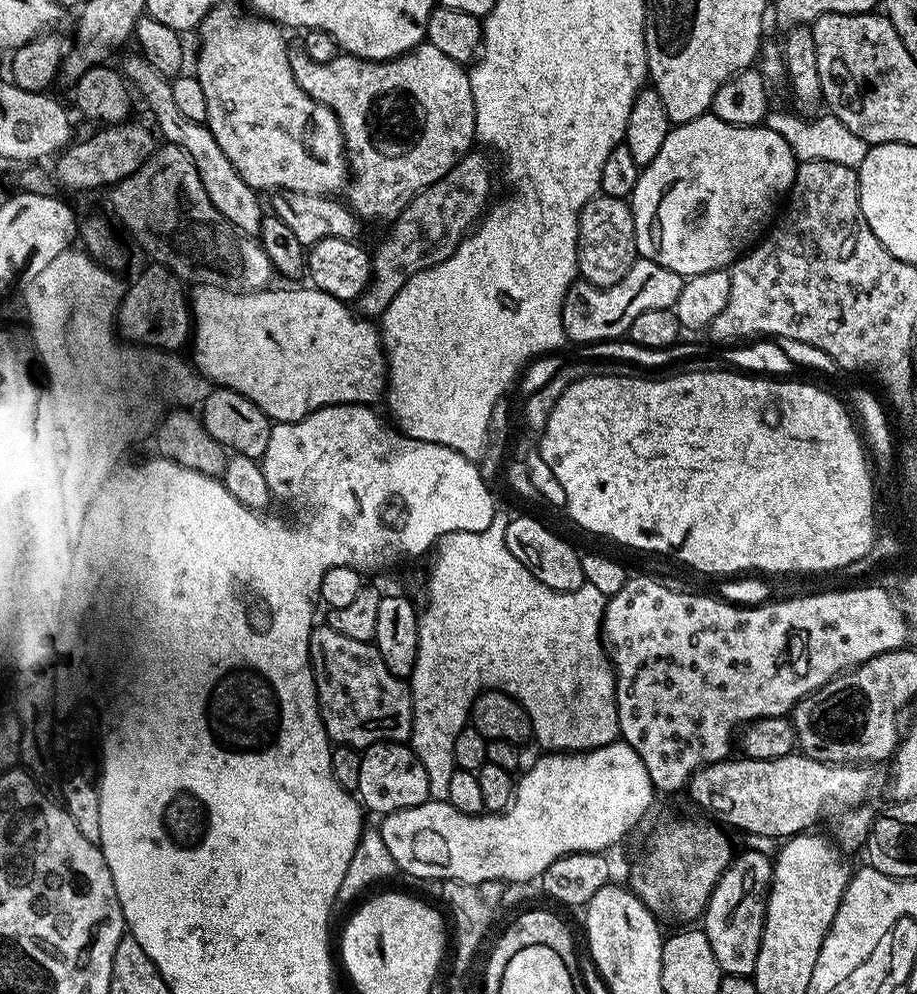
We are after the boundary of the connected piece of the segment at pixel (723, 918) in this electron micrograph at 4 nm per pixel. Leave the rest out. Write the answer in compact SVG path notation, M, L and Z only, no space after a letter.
M744 850L744 853L737 855L729 864L728 868L718 878L718 882L714 886L714 890L708 899L708 905L704 907L702 917L702 927L706 938L710 938L710 950L714 950L714 958L718 962L721 973L725 976L752 976L755 970L755 962L758 961L759 944L762 942L764 916L767 914L768 891L772 884L773 857L767 856L764 850Z

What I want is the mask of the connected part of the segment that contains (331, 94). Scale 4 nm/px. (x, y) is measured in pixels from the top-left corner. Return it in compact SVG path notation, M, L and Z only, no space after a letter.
M292 42L288 45L288 57L290 58L290 70L294 70L294 78L298 82L298 86L302 86L302 90L306 90L306 94L310 94L310 98L314 98L322 106L329 108L338 118L340 129L344 135L346 164L350 169L350 179L346 184L346 193L348 192L346 203L357 216L365 221L395 221L396 217L402 214L402 210L406 210L408 203L418 193L426 190L426 186L434 186L434 182L438 182L438 178L450 174L450 170L454 170L457 162L473 151L474 145L477 143L476 111L474 110L474 94L468 77L469 69L463 63L450 58L447 54L442 54L441 50L438 50L437 47L432 46L430 43L420 44L413 48L411 52L404 53L403 56L395 56L393 60L361 60L358 56L337 54L330 62L314 62L314 58L310 58L310 54L306 54L303 43Z

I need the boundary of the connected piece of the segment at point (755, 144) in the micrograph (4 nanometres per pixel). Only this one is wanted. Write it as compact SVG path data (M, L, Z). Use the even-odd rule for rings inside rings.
M705 114L685 124L669 127L666 134L666 142L662 142L662 150L658 150L658 155L654 157L654 162L641 167L640 177L630 197L637 253L643 259L658 262L658 266L666 266L666 270L674 270L685 278L727 269L735 264L745 252L749 251L769 231L770 225L777 219L778 209L781 207L782 201L792 190L797 167L797 158L792 153L786 140L782 138L781 134L776 134L773 130L763 126L743 128L742 126L734 126L733 124L722 122L722 118L717 116Z

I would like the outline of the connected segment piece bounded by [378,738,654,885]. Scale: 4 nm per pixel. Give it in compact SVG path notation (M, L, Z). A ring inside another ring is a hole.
M617 738L606 746L593 748L586 752L549 751L547 754L544 754L541 760L533 762L532 769L524 777L521 775L517 779L516 798L513 800L512 805L504 812L470 816L462 814L462 810L454 810L454 806L449 804L447 800L429 798L422 806L414 806L406 810L387 813L381 819L384 821L378 824L378 831L382 834L382 842L386 842L386 850L390 850L390 858L394 858L397 869L401 873L409 872L410 875L417 876L420 880L436 880L435 882L461 880L462 882L470 882L471 884L486 882L487 880L499 880L507 882L509 885L511 885L510 883L524 884L527 880L532 880L532 882L539 881L540 875L546 870L546 866L550 866L550 862L562 858L565 854L574 854L575 852L607 853L609 851L607 848L614 847L651 810L652 796L654 797L654 789L650 782L650 774L646 774L646 766L642 762L642 758L638 758L638 754L629 744Z

